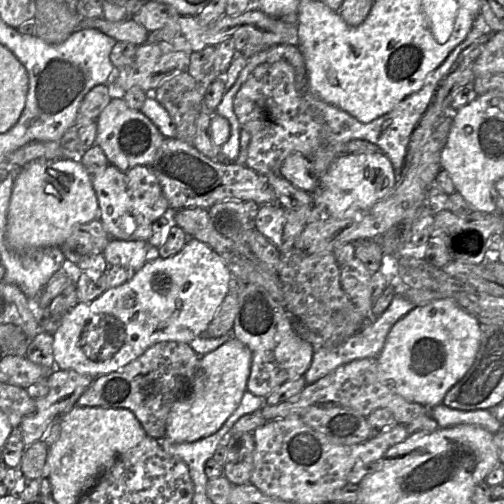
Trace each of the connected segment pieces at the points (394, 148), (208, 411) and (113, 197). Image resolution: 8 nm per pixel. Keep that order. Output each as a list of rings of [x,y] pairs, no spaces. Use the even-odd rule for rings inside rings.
[[[478,16],[466,39],[448,55],[445,61],[440,64],[438,68],[436,68],[427,76],[425,82],[420,89],[404,98],[386,114],[368,123],[362,123],[352,115],[347,113],[347,116],[351,120],[347,120],[347,123],[345,123],[345,125],[343,126],[342,132],[339,132],[332,138],[328,138],[328,136],[326,135],[325,144],[347,143],[351,140],[366,140],[377,145],[380,148],[381,152],[385,154],[391,161],[396,174],[396,181],[398,183],[400,181],[400,173],[402,171],[402,167],[405,164],[406,151],[408,149],[408,143],[411,133],[413,132],[421,116],[429,106],[436,90],[443,82],[443,80],[453,71],[453,65],[459,55],[477,38],[487,33],[493,33],[493,31],[488,27],[485,21]]]
[[[233,336],[217,349],[200,356],[199,365],[190,382],[188,392],[173,405],[168,414],[165,435],[161,440],[172,443],[188,443],[216,433],[237,409],[243,394],[247,391],[251,360],[250,349]]]
[[[109,164],[102,172],[92,174],[91,182],[99,205],[98,219],[112,239],[147,241],[152,224],[171,214],[160,183],[149,166],[121,170]]]

